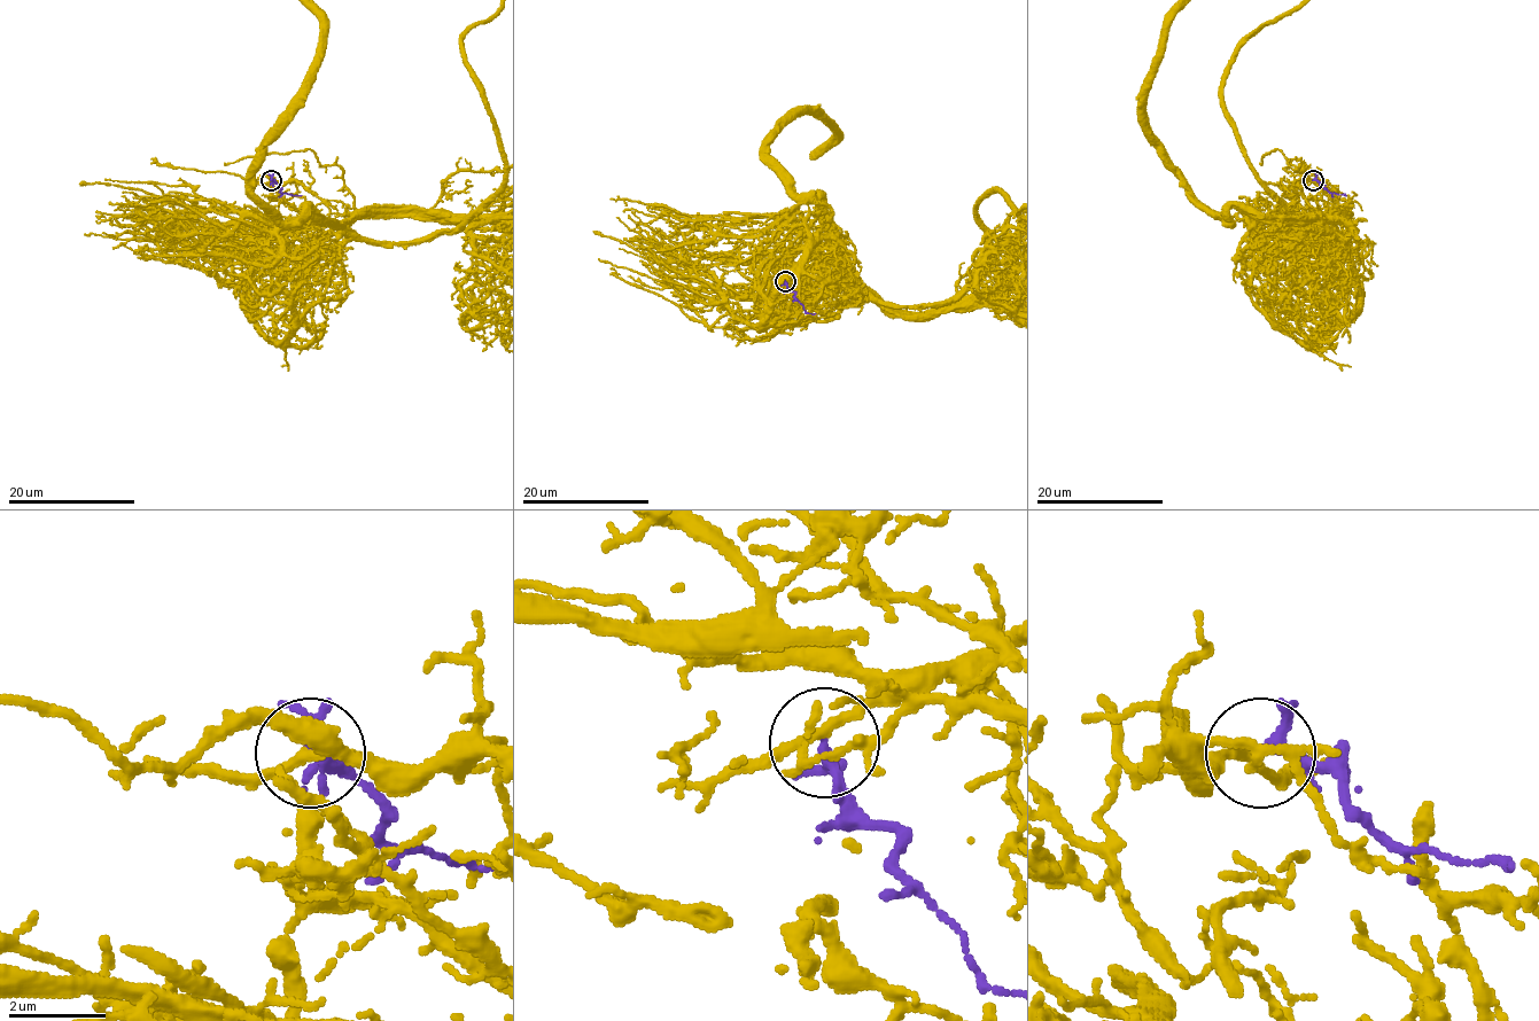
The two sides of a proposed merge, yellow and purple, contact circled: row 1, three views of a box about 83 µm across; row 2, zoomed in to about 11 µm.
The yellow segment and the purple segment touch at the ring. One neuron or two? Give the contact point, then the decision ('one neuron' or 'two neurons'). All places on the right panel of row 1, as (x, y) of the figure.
place (1313, 180); one neuron

